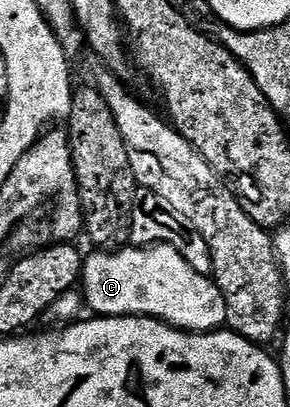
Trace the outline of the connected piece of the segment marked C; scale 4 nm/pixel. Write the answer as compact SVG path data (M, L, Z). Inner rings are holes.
M124 247L119 251L100 249L83 260L82 294L85 306L99 317L155 317L187 333L212 333L226 325L226 300L213 278L200 275L175 248Z

